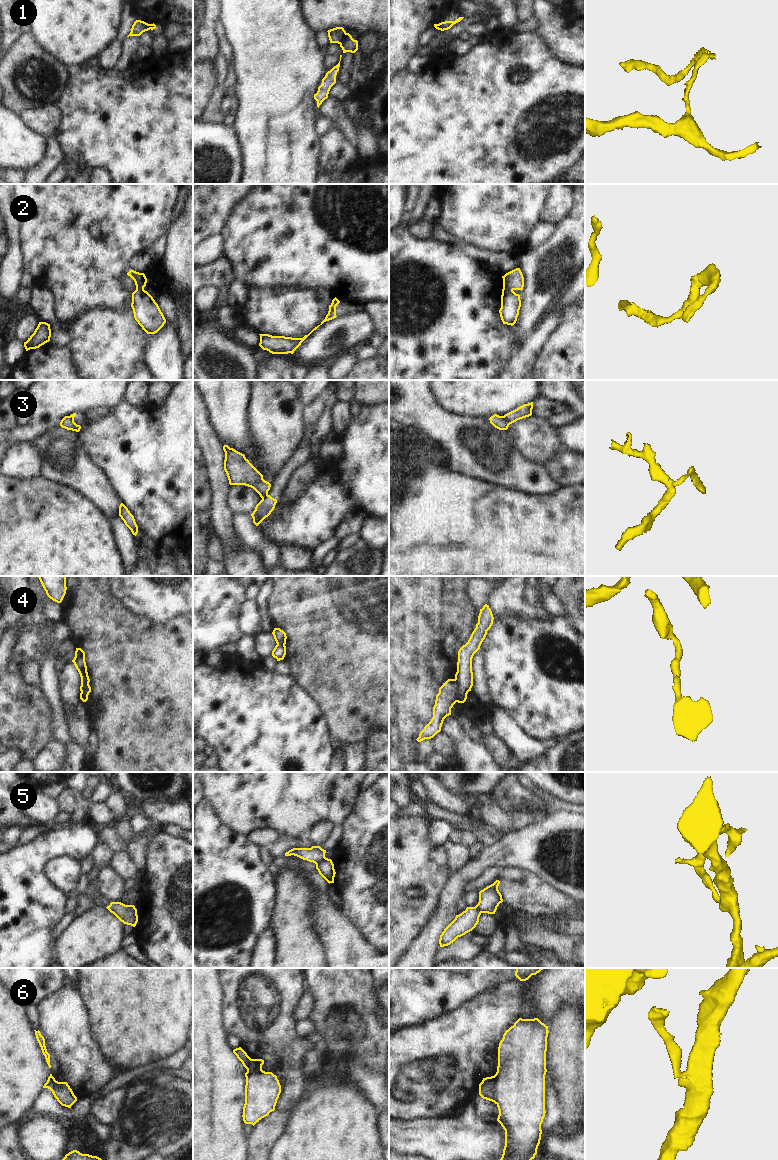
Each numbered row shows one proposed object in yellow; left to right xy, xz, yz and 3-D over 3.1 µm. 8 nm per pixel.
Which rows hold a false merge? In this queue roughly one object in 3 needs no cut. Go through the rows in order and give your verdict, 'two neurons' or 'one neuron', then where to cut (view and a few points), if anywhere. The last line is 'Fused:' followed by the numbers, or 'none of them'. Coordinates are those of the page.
1: two neurons; cut in xz along (346, 33), (340, 44)
2: two neurons; cut in yz along (503, 287), (512, 290)
3: two neurons; cut in yz along (503, 416), (510, 423)
4: two neurons; cut in yz along (454, 679), (457, 685), (457, 701)
5: two neurons; cut in xz along (327, 858), (316, 864)
6: two neurons; cut in xy along (55, 1080), (52, 1091)
Fused: 1, 2, 3, 4, 5, 6

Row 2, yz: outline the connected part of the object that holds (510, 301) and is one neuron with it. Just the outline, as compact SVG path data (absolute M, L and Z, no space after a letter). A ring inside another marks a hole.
M503 288L501 295L501 308L499 310L503 324L513 326L517 321L520 307L520 295L516 294L513 290Z

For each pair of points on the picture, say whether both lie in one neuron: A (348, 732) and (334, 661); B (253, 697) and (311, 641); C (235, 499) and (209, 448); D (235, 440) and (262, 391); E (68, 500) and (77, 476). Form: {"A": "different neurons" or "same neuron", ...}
{"A": "same neuron", "B": "different neurons", "C": "different neurons", "D": "different neurons", "E": "different neurons"}

